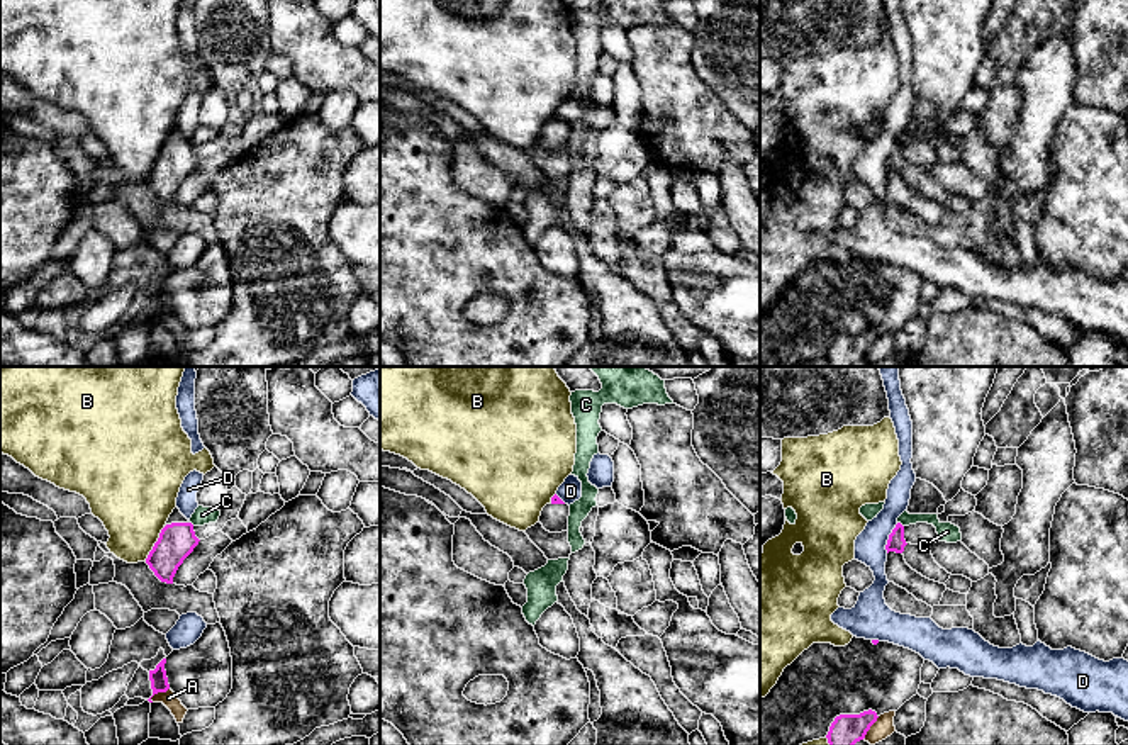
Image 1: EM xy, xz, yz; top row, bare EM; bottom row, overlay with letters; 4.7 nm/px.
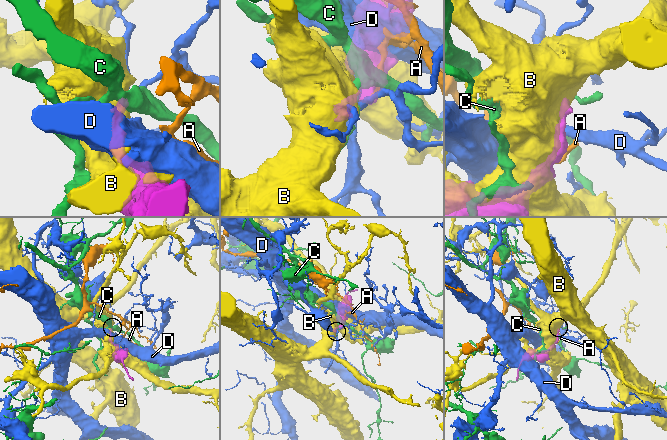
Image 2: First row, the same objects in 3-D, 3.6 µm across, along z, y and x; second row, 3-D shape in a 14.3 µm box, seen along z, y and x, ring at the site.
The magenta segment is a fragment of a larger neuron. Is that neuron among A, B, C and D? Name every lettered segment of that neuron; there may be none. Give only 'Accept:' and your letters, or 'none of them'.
Accept: none of them

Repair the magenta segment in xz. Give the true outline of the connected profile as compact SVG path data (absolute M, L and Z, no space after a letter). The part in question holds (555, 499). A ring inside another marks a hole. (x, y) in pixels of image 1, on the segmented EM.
M556 494L551 502L541 511L539 523L550 533L561 533L568 529L570 506L565 504Z

